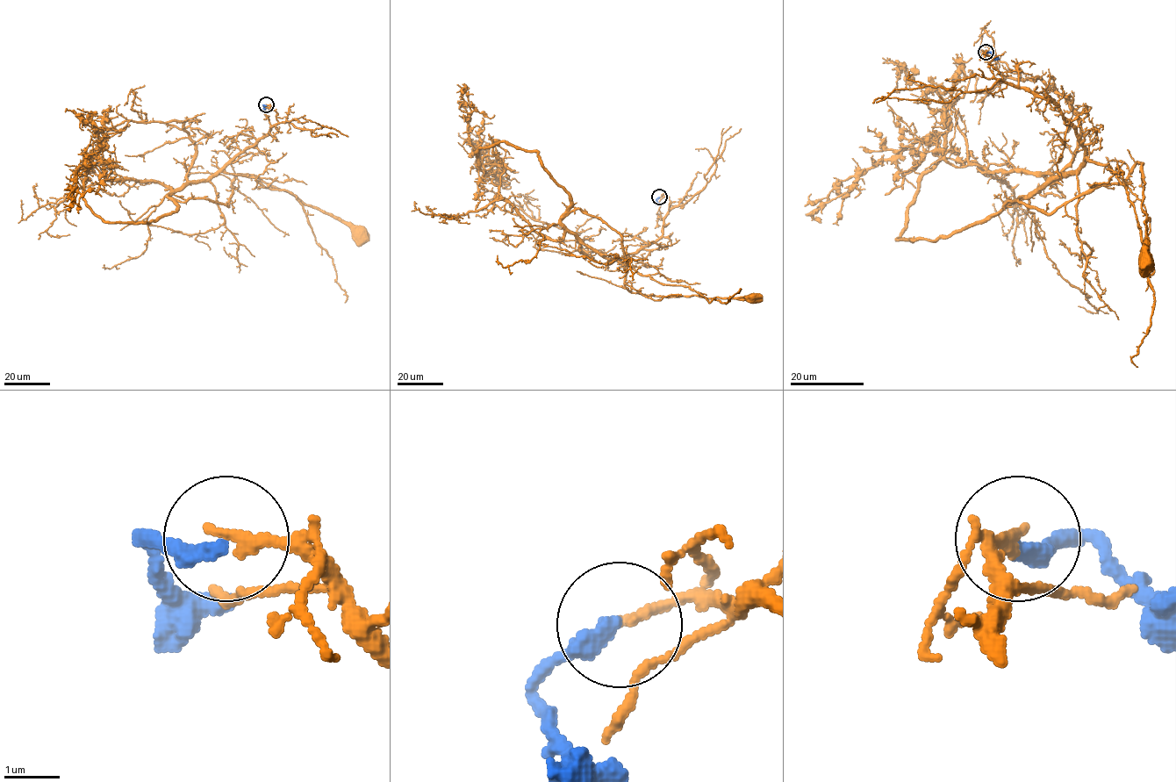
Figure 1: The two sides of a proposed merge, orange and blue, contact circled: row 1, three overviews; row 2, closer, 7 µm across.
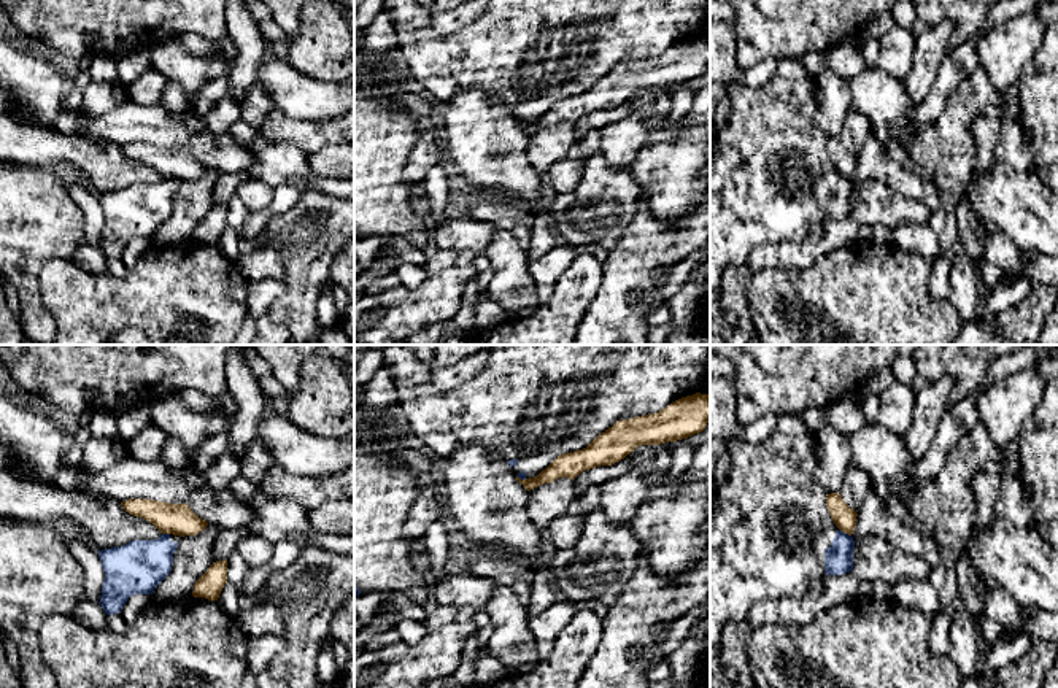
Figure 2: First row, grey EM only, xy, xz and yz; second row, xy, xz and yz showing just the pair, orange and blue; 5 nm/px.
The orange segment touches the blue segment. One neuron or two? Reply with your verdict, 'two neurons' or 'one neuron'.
two neurons

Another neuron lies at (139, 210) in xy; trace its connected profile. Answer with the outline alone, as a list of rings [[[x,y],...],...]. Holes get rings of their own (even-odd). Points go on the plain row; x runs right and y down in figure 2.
[[[162,178],[156,184],[132,184],[122,191],[98,194],[105,216],[100,249],[106,259],[121,256],[133,238],[153,238],[170,218],[180,180]]]

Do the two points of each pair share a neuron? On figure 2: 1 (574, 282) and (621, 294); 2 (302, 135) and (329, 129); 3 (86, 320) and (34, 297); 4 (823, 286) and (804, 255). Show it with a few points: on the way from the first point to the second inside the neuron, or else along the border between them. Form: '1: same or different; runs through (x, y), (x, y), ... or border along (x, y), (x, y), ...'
1: different; border along (601, 264), (601, 285), (580, 321)
2: same; runs through (308, 135), (323, 132)
3: different; border along (43, 264), (38, 274), (38, 293), (57, 328)
4: different; border along (842, 245), (820, 255), (804, 267), (772, 266)

